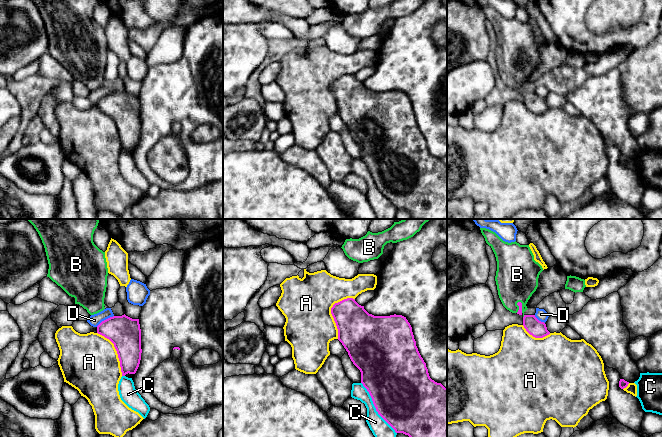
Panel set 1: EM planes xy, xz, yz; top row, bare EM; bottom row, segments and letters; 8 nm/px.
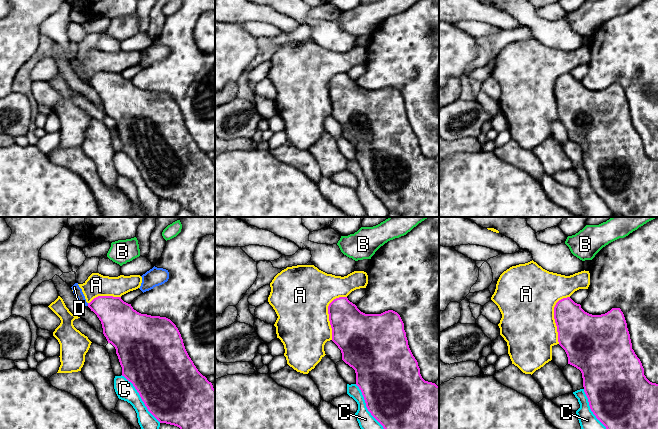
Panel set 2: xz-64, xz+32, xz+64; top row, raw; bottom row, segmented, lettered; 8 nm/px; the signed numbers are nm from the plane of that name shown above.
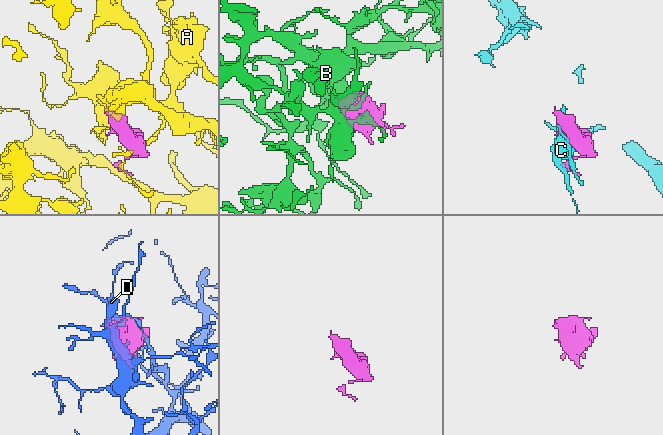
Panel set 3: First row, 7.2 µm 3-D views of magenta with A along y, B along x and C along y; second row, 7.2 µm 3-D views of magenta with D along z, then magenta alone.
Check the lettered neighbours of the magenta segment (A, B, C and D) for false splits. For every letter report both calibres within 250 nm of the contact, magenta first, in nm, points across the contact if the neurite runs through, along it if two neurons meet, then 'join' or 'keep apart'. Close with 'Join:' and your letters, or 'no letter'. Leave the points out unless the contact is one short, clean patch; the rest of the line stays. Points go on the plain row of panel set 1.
A: calibres 320 and 400 nm; keep apart
B: calibres 40 and 340 nm; way yz (519, 80), (518, 81), (517, 50); join
C: calibres 500 and 170 nm; keep apart
D: calibres 260 and 100 nm; keep apart
Join: B

